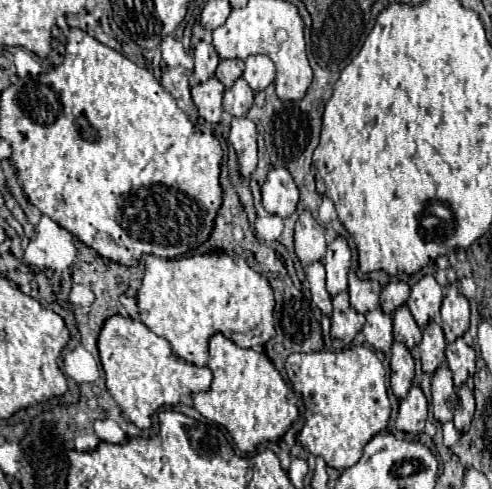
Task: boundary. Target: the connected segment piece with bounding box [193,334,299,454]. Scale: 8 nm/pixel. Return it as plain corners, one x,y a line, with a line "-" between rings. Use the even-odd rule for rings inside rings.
215,334
209,342
209,370
213,372
213,384
209,392
193,394
193,406
211,422
217,422
225,426
225,430
231,434
235,446
249,454
253,452
261,442
279,442
285,432
299,420
299,408
297,408
297,394
291,390
291,386
281,378
277,368
271,364
271,360
265,354
259,354
251,348
239,348
231,340
227,340
223,334

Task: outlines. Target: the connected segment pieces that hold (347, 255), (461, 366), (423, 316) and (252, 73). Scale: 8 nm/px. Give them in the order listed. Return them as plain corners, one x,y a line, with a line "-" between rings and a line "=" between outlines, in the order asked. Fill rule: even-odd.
337,236
329,246
323,258
327,270
327,292
335,296
337,292
347,290
347,272
351,262
351,250
343,236
=
463,338
447,344
447,366
453,372
455,386
465,384
469,374
475,372
475,350
463,342
=
425,274
419,282
411,286
411,296
407,306
415,318
415,322
423,328
431,320
437,318
443,300
443,288
437,284
433,274
=
263,54
249,56
249,58
245,60
243,78
247,80
247,84
249,84
255,92
265,90
265,88
275,80
275,64
273,64
273,60
271,60
269,56
263,56

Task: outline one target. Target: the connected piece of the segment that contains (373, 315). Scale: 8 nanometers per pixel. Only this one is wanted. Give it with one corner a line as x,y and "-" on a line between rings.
375,310
375,312
367,312
365,314
367,322
363,326
363,334
365,340
381,352
389,352
391,344
393,344
393,336
391,336
391,316
385,314
383,310

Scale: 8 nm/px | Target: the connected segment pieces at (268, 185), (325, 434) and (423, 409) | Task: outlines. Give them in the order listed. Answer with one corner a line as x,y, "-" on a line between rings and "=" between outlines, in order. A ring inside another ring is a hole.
271,168
261,188
261,194
263,206
271,214
287,218
297,210
299,190
287,168
=
351,346
339,352
301,352
287,358
285,370
305,404
305,426
299,436
301,446
337,470
357,464
365,444
387,430
391,414
385,368
375,352
365,346
=
413,382
407,396
401,400
397,428
407,434
419,434
425,428
427,420
427,398
417,382

